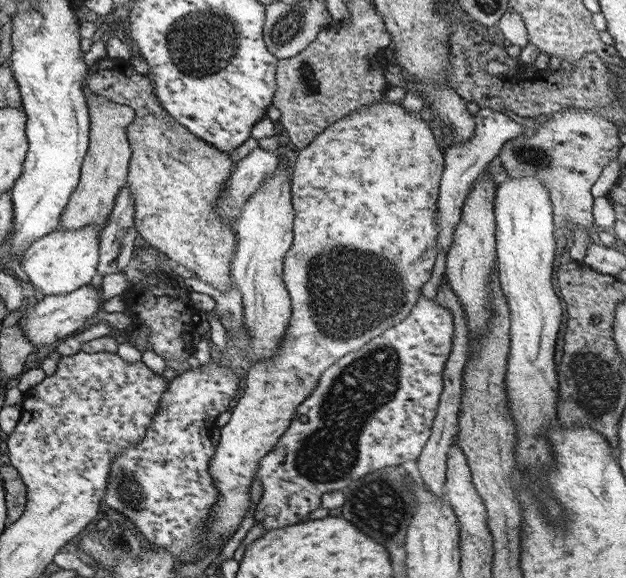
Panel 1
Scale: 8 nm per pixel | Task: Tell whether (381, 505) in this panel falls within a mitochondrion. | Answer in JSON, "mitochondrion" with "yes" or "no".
{"mitochondrion":"yes"}

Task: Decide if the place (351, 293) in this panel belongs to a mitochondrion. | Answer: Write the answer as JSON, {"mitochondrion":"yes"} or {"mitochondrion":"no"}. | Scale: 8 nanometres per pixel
{"mitochondrion":"yes"}

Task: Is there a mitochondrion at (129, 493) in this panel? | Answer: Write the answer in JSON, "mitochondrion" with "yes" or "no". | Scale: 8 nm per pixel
{"mitochondrion":"yes"}

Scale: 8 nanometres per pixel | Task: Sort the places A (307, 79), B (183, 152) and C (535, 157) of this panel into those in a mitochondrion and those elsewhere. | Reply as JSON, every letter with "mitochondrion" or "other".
{"A":"mitochondrion","B":"mitochondrion","C":"mitochondrion"}

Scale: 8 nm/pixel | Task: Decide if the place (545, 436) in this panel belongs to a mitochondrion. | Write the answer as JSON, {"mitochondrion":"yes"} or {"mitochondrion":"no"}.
{"mitochondrion":"no"}

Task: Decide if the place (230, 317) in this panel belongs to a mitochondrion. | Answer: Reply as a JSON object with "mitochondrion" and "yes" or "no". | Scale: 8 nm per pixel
{"mitochondrion":"yes"}

